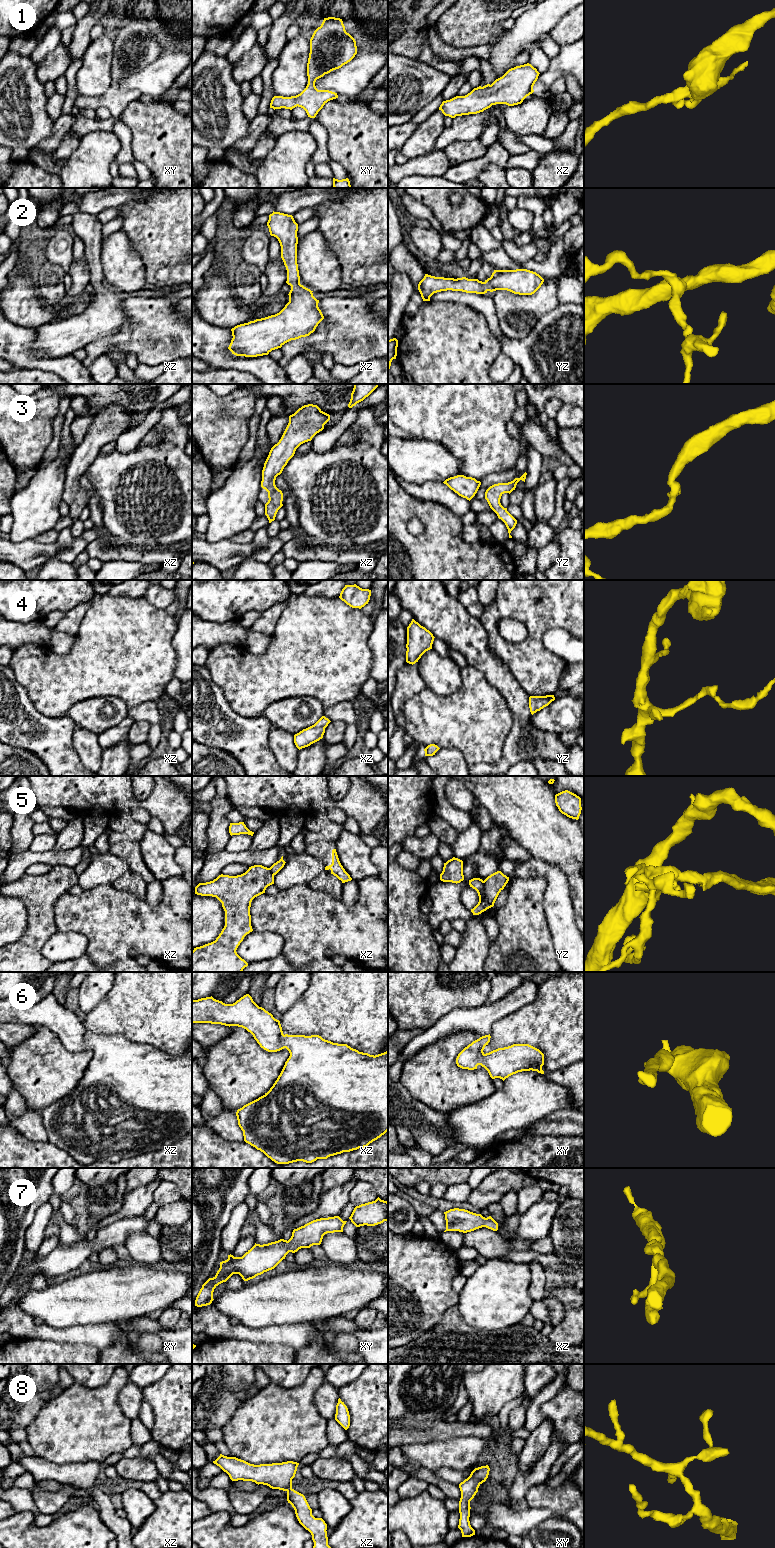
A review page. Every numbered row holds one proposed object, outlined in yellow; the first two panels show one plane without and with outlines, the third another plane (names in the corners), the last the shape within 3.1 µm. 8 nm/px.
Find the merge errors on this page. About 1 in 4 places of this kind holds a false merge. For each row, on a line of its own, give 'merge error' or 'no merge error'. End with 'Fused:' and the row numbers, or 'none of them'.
1: no merge error
2: no merge error
3: no merge error
4: no merge error
5: merge error
6: no merge error
7: no merge error
8: no merge error
Fused: 5

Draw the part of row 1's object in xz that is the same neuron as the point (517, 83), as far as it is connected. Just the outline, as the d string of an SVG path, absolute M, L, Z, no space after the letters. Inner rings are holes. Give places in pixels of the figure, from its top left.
M531 64L516 66L509 69L502 77L491 85L474 88L465 96L456 96L443 101L439 110L445 116L477 114L496 104L514 106L534 92L533 86L538 79L539 72Z

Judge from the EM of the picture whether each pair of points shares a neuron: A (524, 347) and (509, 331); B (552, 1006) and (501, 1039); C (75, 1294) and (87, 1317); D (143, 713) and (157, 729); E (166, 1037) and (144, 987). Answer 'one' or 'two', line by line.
A: two
B: one
C: one
D: one
E: one

